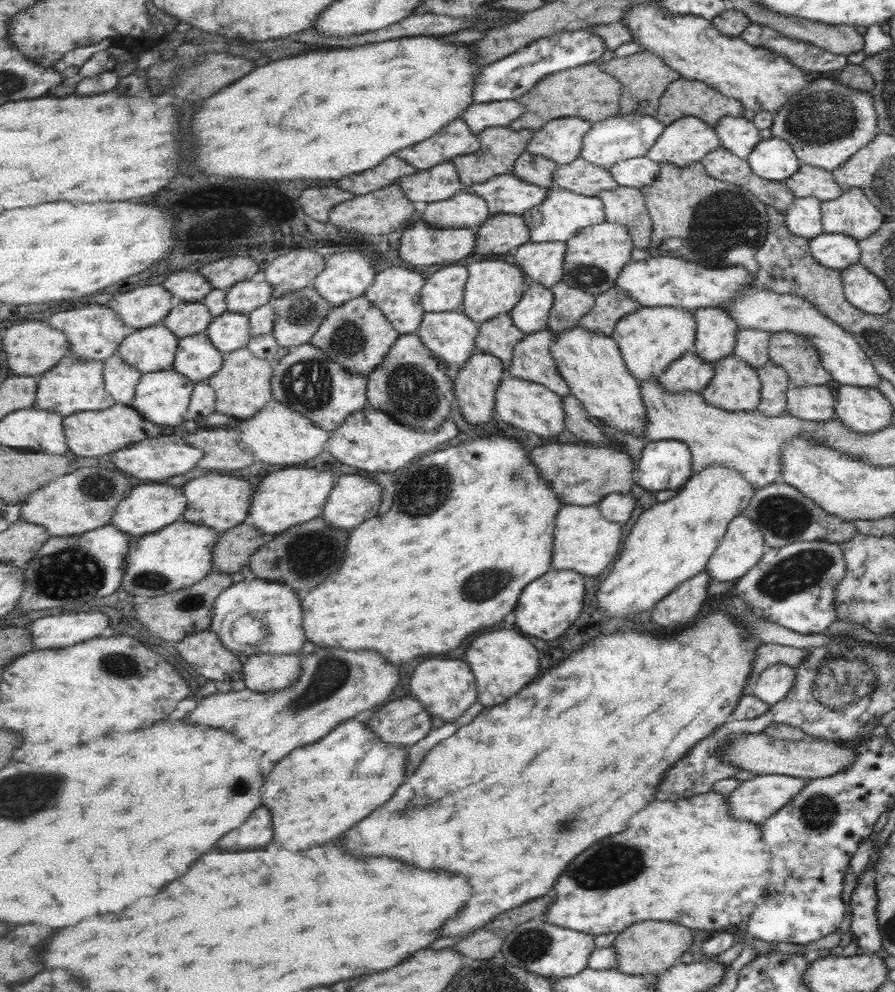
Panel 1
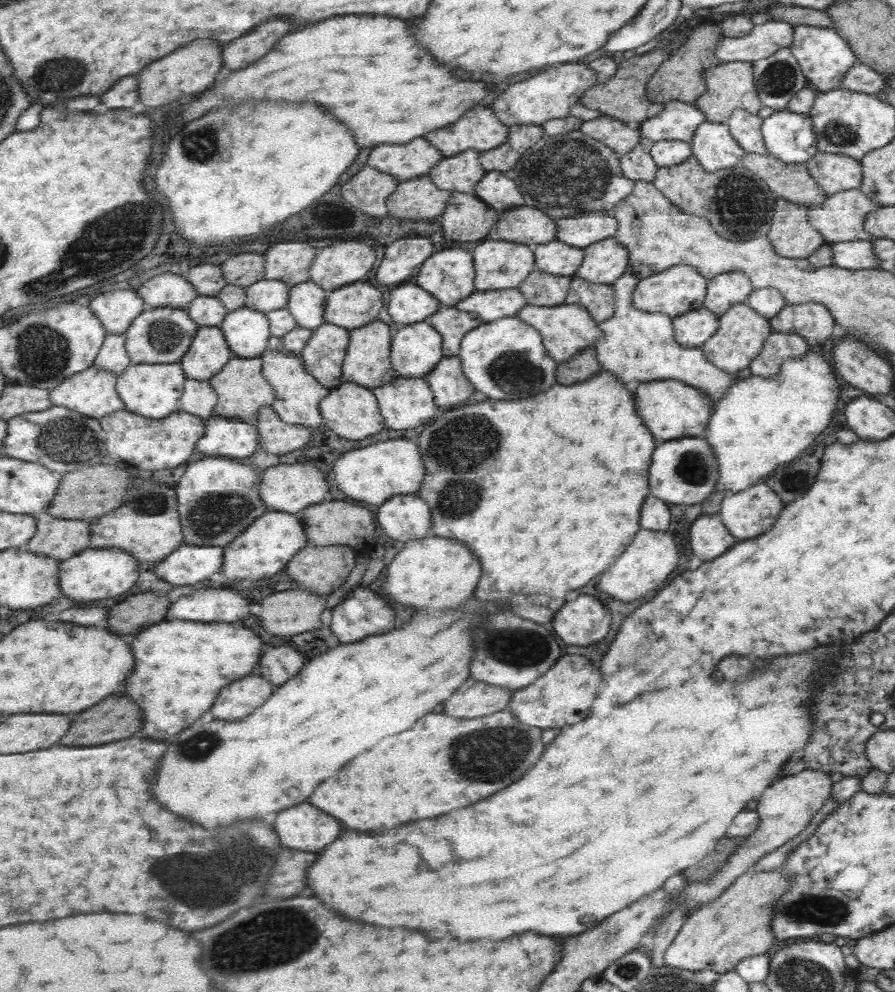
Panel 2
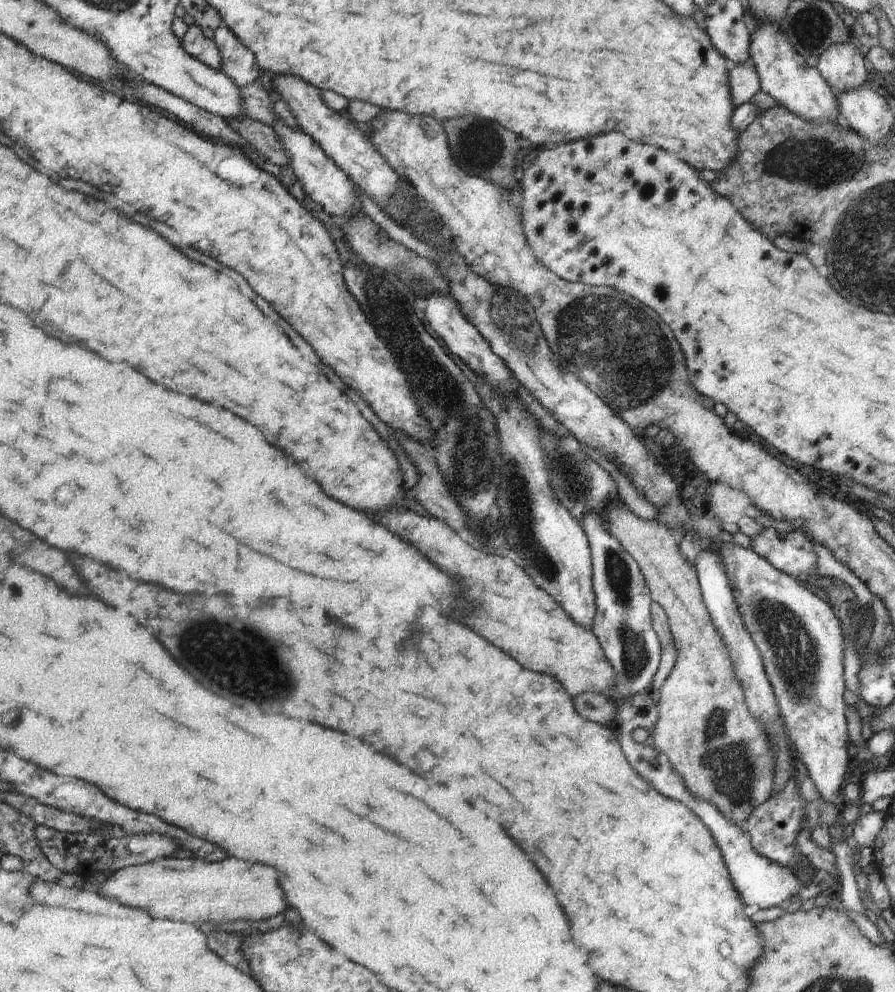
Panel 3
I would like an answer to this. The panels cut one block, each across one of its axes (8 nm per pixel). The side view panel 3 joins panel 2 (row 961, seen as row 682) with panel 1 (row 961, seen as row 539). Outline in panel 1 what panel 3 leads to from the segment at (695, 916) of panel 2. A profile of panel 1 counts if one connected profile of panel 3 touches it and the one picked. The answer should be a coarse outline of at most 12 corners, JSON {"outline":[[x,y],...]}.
{"outline":[[633,922],[613,940],[617,970],[659,974],[693,944],[675,922]]}

